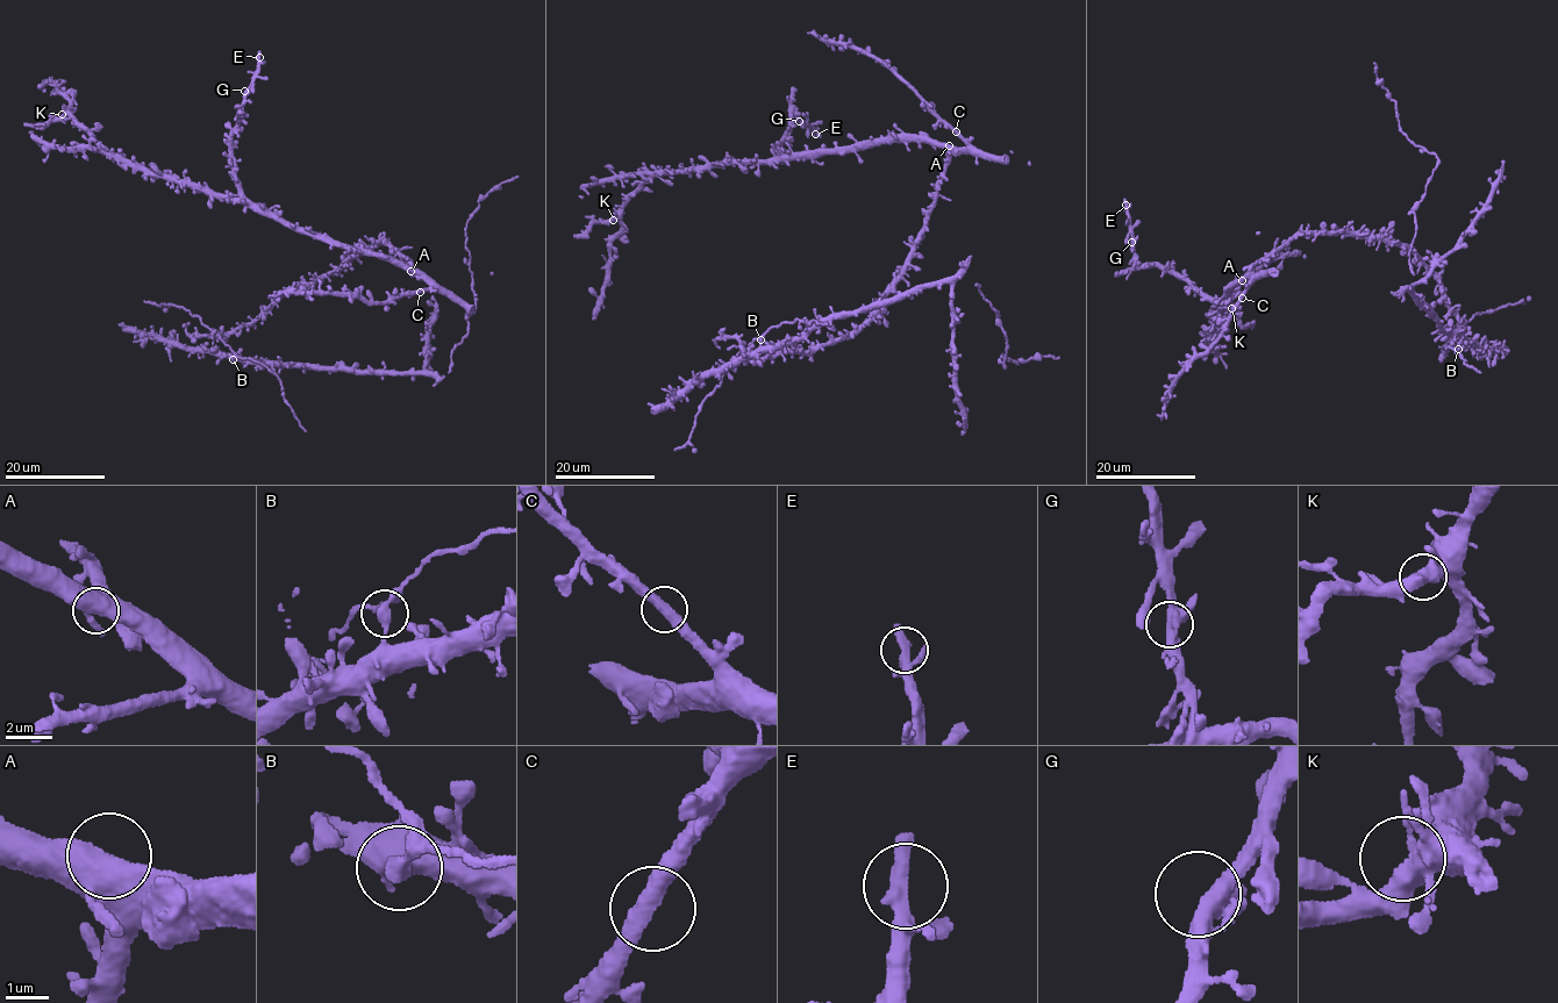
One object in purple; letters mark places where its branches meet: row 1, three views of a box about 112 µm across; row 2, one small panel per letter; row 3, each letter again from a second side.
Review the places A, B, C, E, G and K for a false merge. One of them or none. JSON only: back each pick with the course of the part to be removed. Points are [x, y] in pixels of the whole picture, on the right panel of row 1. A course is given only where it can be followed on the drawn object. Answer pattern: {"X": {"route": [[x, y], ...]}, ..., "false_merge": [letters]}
{"false_merge": []}

